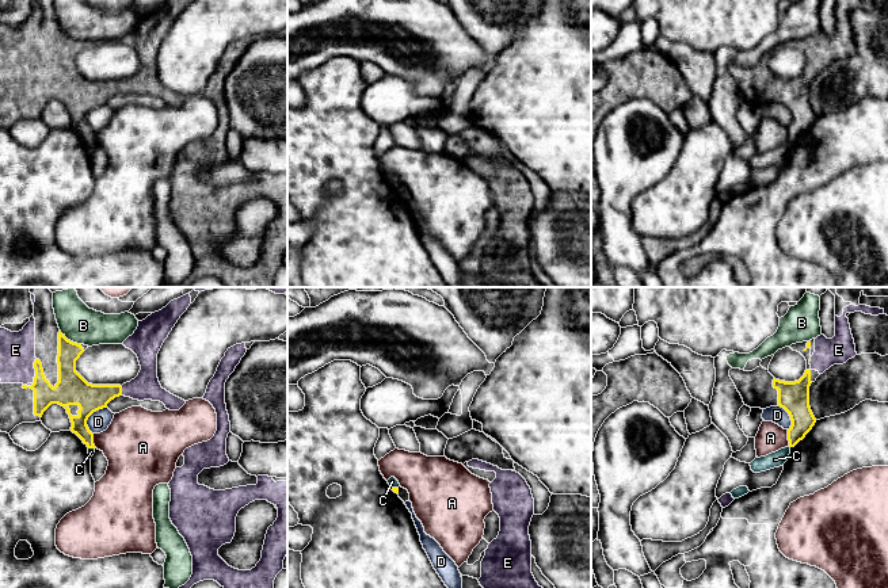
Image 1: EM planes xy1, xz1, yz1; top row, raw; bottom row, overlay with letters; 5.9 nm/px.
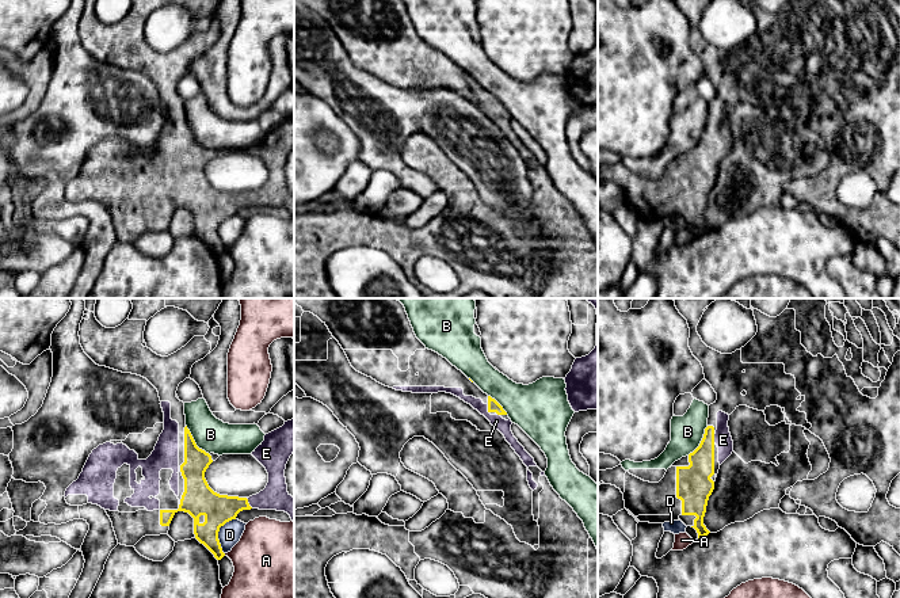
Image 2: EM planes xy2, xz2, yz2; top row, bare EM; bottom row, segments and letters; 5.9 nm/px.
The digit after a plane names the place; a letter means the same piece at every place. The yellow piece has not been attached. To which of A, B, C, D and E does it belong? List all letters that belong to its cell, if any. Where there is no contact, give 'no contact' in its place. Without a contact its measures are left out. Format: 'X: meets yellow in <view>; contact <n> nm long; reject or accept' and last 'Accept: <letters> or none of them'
A: meets yellow in yz1; contact 110 nm long; reject
B: meets yellow in xy2; contact 240 nm long; reject
C: meets yellow in xy1; contact 40 nm long; reject
D: meets yellow in xy2; contact 220 nm long; reject
E: meets yellow in xy1; contact 160 nm long; accept
Accept: E

